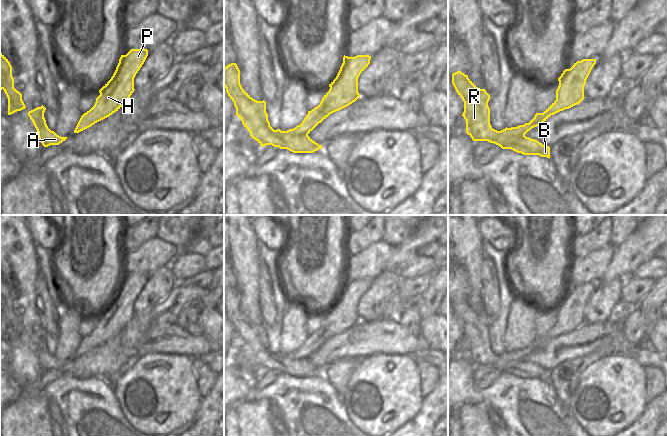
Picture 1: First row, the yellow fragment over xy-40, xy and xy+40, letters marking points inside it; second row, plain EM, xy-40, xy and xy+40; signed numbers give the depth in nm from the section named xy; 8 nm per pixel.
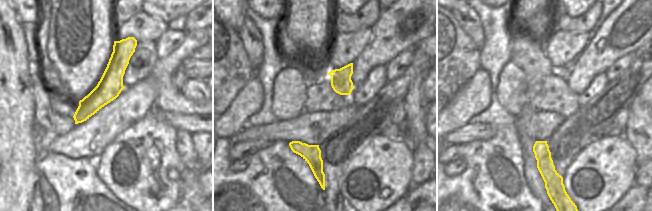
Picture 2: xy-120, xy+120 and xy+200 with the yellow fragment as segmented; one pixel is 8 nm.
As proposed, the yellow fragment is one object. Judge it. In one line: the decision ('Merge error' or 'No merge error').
Merge error.

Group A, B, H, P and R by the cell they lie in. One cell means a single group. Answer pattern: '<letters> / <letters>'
A B R / H P

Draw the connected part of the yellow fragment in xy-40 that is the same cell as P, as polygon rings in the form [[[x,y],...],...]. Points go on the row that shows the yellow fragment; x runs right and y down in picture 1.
[[[131,49],[126,55],[121,55],[116,70],[111,79],[99,90],[100,95],[96,98],[94,106],[84,113],[74,133],[79,133],[95,123],[109,117],[118,111],[130,98],[134,92],[134,78],[148,56],[147,49]]]

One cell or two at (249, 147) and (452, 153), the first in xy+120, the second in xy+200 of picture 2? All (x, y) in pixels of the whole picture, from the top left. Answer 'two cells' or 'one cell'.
one cell

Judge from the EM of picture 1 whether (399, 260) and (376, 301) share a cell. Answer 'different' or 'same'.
different

